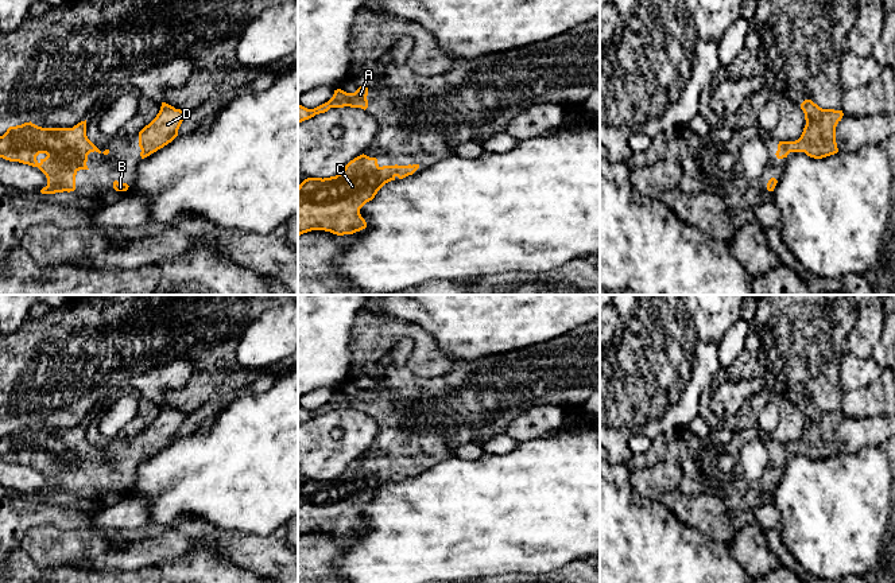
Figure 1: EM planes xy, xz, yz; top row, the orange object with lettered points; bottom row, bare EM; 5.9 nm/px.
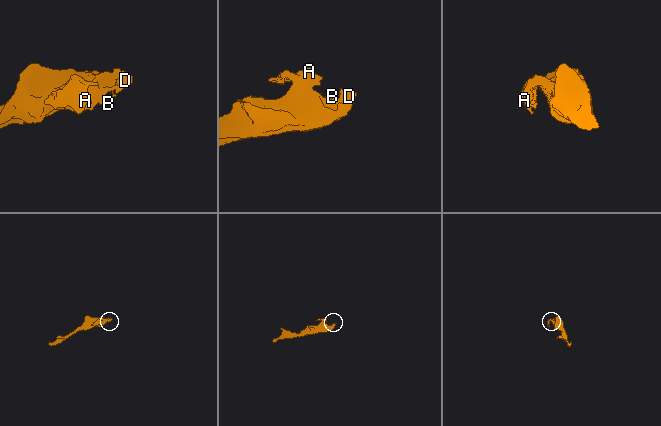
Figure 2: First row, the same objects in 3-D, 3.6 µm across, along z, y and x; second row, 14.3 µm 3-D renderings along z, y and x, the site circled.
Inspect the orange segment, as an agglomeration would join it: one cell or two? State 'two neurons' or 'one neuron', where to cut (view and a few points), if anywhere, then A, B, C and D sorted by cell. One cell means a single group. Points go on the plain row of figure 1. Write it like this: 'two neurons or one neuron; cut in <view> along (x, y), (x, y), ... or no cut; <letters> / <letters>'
one neuron; no cut; A B C D

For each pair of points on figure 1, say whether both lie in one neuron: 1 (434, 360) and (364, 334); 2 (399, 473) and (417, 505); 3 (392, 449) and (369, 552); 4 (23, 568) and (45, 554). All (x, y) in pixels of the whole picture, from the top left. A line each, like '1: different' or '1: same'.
1: same
2: different
3: different
4: different

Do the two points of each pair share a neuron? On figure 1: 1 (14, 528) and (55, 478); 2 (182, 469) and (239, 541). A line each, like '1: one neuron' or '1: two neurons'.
1: two neurons
2: two neurons

